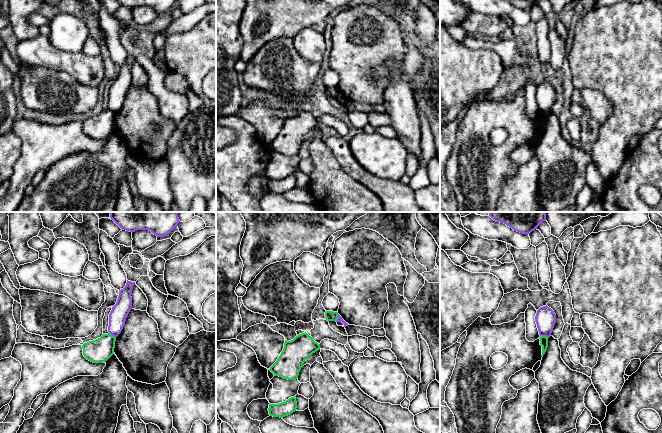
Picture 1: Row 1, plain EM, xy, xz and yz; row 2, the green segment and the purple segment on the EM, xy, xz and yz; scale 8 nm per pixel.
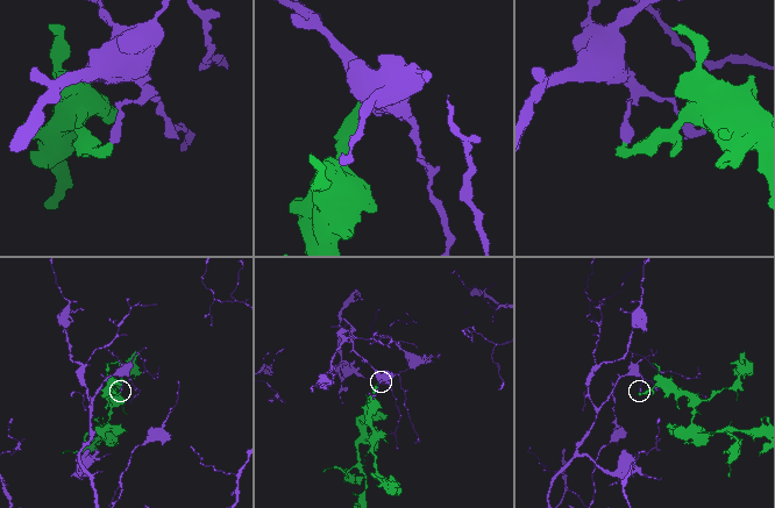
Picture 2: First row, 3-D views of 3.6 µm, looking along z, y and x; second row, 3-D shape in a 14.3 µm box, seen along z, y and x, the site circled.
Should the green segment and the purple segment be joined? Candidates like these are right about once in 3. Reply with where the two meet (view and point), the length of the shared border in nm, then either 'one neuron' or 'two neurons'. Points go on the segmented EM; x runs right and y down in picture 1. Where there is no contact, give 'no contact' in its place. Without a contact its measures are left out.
yz (544, 336) | 70 nm | two neurons

